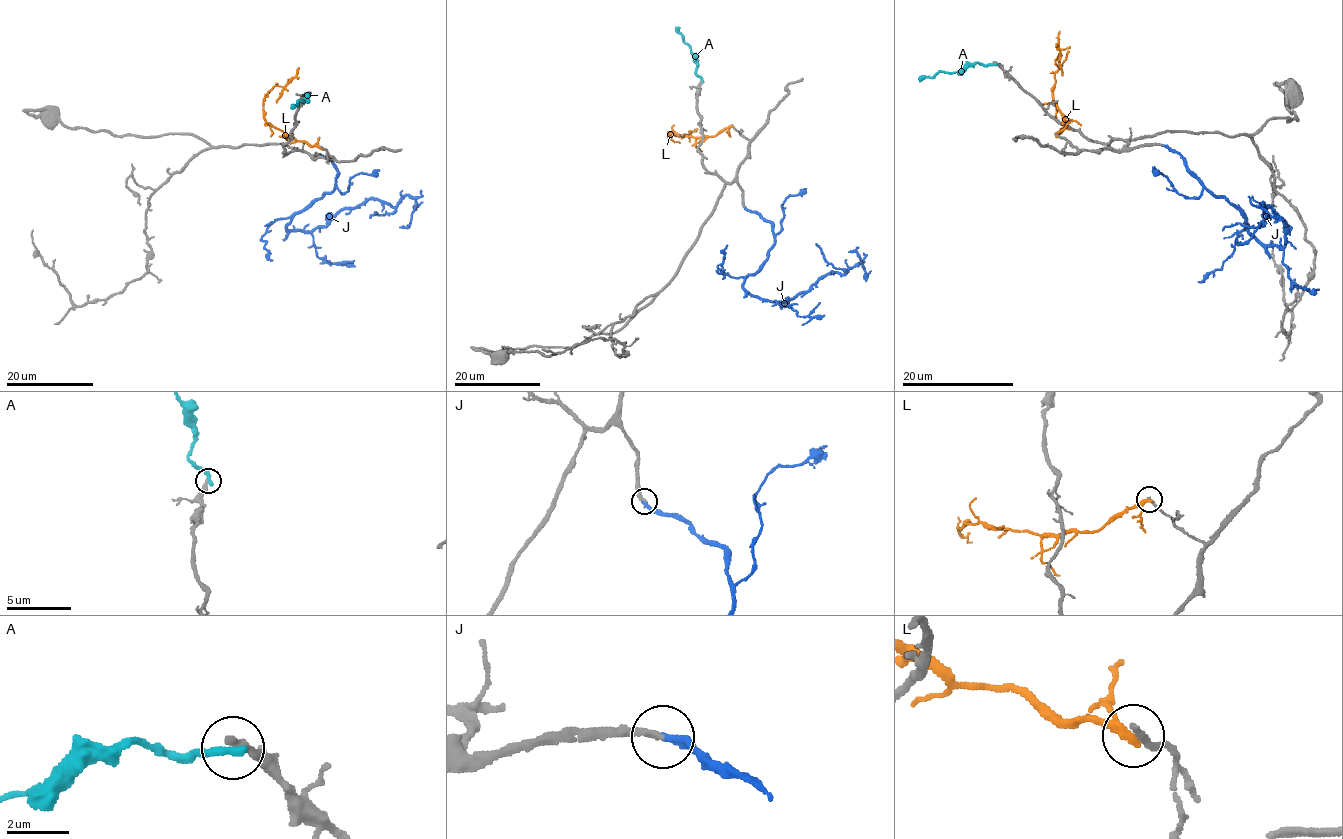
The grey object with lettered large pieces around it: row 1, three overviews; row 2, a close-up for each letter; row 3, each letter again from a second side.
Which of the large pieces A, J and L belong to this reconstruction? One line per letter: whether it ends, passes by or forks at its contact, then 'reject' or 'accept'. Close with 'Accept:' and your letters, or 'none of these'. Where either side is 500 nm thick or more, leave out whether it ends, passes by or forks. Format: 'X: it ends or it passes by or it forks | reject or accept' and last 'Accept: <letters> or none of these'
A: it ends | reject
J: it ends | accept
L: it passes by | reject
Accept: J

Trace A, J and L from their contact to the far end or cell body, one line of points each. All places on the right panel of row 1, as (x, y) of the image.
A: (994, 64), (967, 64), (955, 72), (937, 72), (931, 77), (918, 79)
J: (1162, 145), (1234, 204), (1264, 244), (1282, 247), (1285, 223), (1262, 202), (1264, 219), (1240, 242)
L: (1055, 135), (1065, 127), (1053, 95), (1055, 71), (1058, 68), (1055, 60), (1060, 55), (1060, 31)

